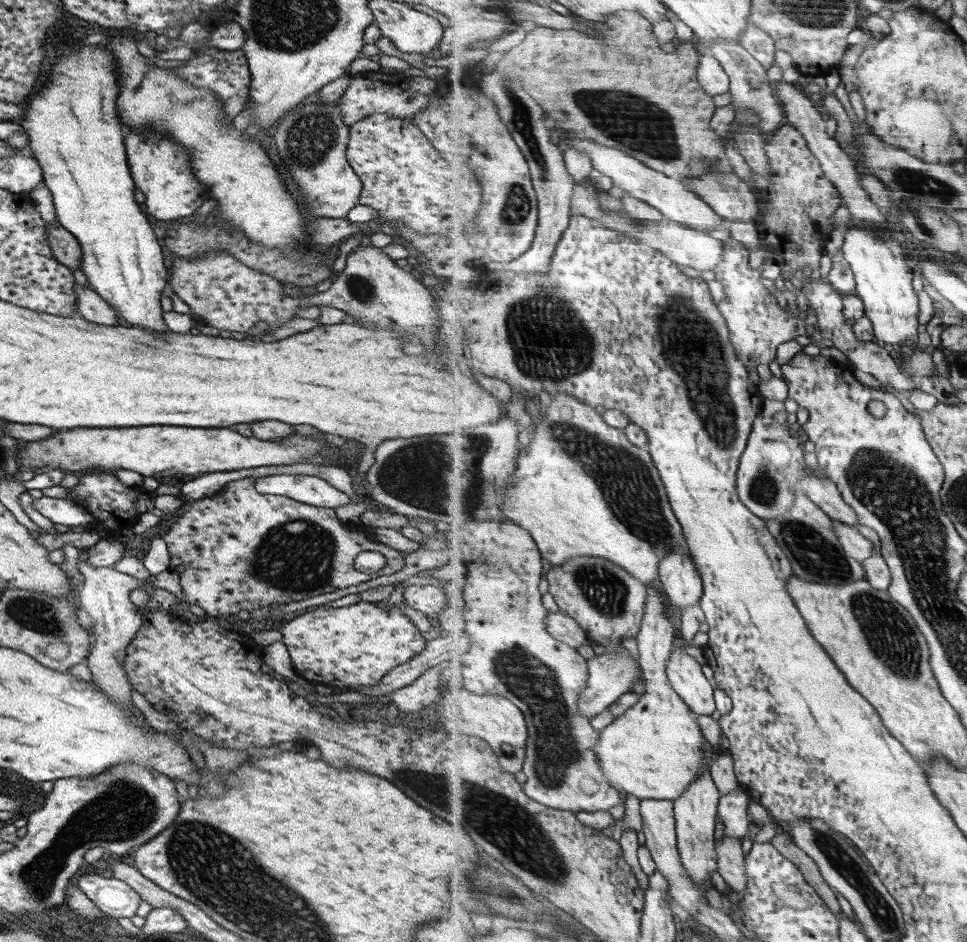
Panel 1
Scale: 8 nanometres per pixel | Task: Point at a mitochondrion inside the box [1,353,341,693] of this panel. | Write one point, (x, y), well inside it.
(37, 614)

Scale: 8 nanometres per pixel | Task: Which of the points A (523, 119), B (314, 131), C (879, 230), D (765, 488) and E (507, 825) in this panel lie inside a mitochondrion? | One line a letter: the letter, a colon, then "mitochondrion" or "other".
A: mitochondrion
B: mitochondrion
C: other
D: mitochondrion
E: mitochondrion

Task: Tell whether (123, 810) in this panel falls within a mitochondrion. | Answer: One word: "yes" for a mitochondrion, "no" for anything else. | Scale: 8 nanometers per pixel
yes

